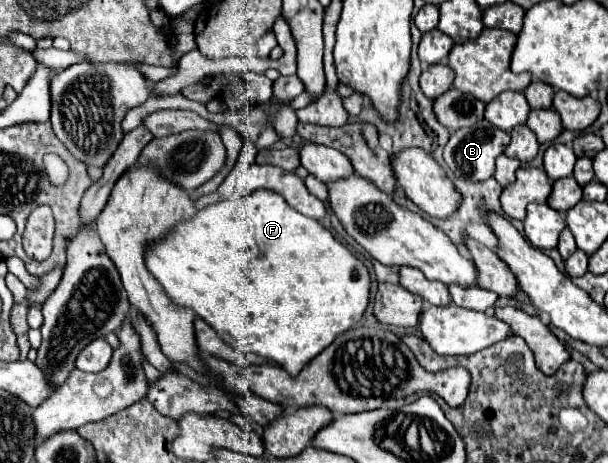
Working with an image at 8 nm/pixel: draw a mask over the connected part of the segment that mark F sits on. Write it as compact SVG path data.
M255 191L255 195L247 195L247 197L239 197L239 199L225 199L225 201L217 201L213 205L203 207L195 217L179 223L179 227L175 227L163 239L157 239L153 245L147 245L147 267L155 275L155 279L163 285L165 293L171 297L171 301L175 305L193 309L198 317L205 319L219 333L219 337L227 345L231 345L233 349L237 349L241 353L255 353L255 355L267 357L271 361L279 363L281 367L287 367L287 371L291 375L297 375L339 333L351 329L361 319L361 315L365 313L367 303L369 303L371 279L369 279L365 265L359 259L355 259L349 253L349 249L345 249L319 221L305 217L299 211L295 211L293 207L289 207L281 199L281 195L275 195L275 191Z

